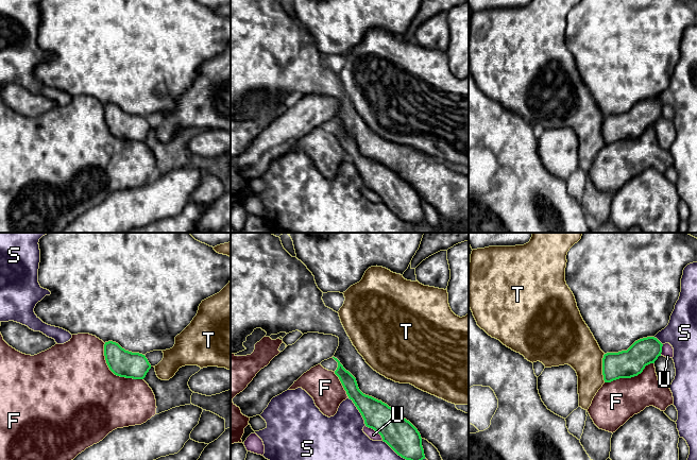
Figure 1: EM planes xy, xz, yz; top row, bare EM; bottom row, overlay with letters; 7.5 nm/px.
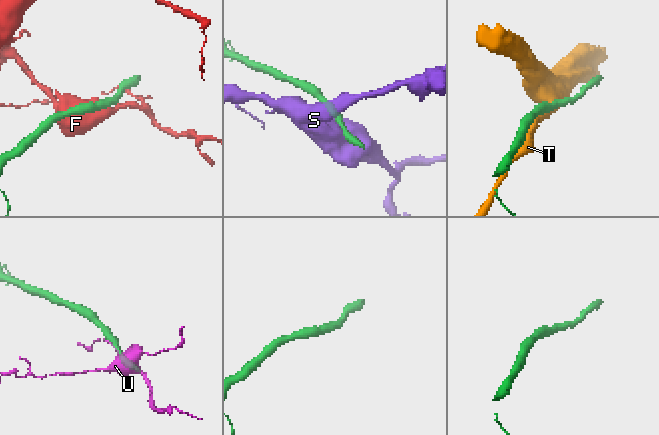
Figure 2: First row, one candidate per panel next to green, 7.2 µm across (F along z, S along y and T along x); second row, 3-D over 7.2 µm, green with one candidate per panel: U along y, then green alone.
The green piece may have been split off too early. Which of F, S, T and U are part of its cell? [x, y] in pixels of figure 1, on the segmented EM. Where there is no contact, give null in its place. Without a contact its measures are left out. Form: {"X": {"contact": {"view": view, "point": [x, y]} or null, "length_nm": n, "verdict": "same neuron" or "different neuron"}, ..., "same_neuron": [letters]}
{"F": {"contact": {"view": "xy", "point": [114, 373]}, "length_nm": 400, "verdict": "different neuron"}, "S": {"contact": {"view": "xz", "point": [359, 411]}, "length_nm": 260, "verdict": "different neuron"}, "T": {"contact": {"view": "yz", "point": [602, 368]}, "length_nm": 220, "verdict": "different neuron"}, "U": {"contact": {"view": "xz", "point": [375, 430]}, "length_nm": 170, "verdict": "different neuron"}, "same_neuron": []}

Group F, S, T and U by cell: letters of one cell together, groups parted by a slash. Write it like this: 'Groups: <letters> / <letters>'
Groups: F / S / T / U

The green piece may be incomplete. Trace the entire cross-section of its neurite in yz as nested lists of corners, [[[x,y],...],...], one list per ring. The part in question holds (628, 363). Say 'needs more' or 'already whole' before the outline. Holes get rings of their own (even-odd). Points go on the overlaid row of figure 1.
needs more; [[[582,233],[566,260],[566,285],[605,353],[605,382],[638,376],[661,356],[663,344],[654,336],[669,323],[684,268],[697,262],[697,238],[687,233]]]

